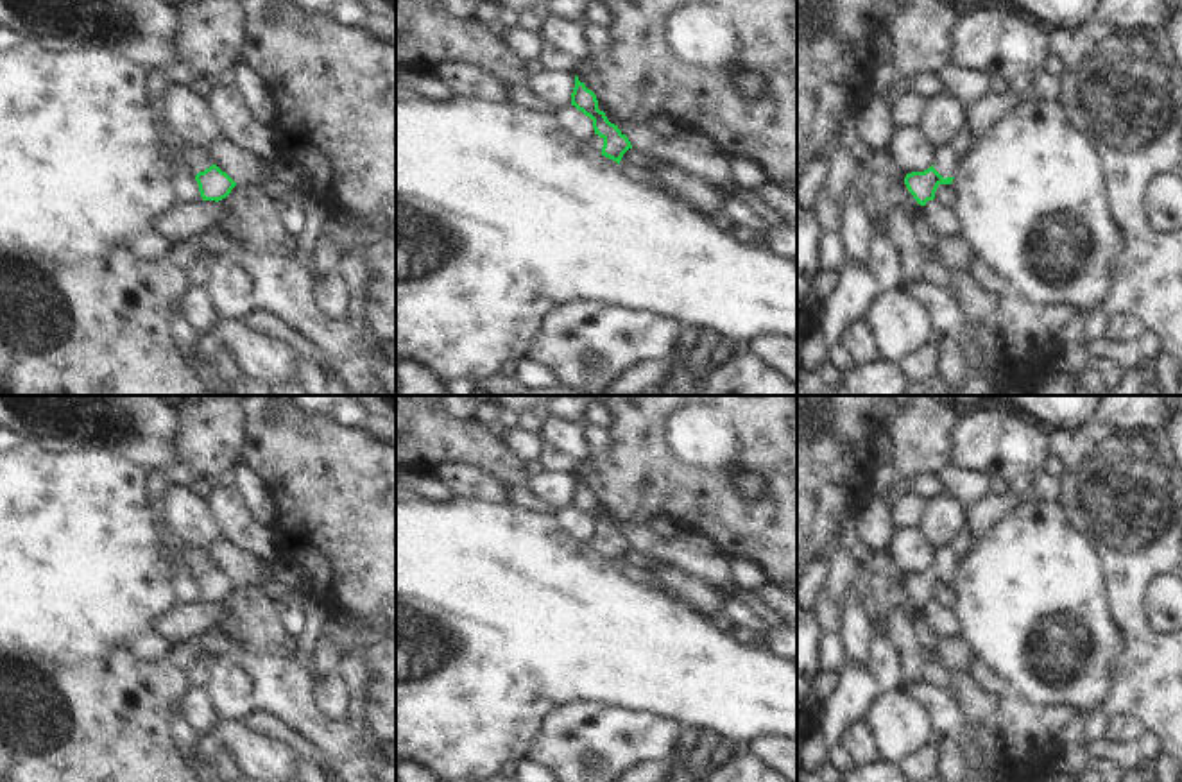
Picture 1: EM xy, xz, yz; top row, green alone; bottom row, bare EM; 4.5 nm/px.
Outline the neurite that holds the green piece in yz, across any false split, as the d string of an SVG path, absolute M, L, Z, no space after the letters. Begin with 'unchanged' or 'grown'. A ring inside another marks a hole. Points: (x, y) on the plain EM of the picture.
grown; M951 544L937 548L935 564L924 573L906 574L904 585L913 596L917 605L926 607L928 601L935 599L935 592L940 585L951 585L958 573L958 557Z

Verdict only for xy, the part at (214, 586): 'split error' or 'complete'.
split error

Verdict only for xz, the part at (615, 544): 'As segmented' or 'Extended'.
Extended

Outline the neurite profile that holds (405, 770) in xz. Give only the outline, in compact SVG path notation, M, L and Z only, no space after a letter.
M396 761L396 782L444 782L432 769L412 761Z

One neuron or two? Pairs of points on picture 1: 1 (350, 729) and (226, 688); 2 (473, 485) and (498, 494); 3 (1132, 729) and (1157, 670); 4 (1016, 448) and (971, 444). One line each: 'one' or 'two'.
1: one
2: one
3: two
4: one

